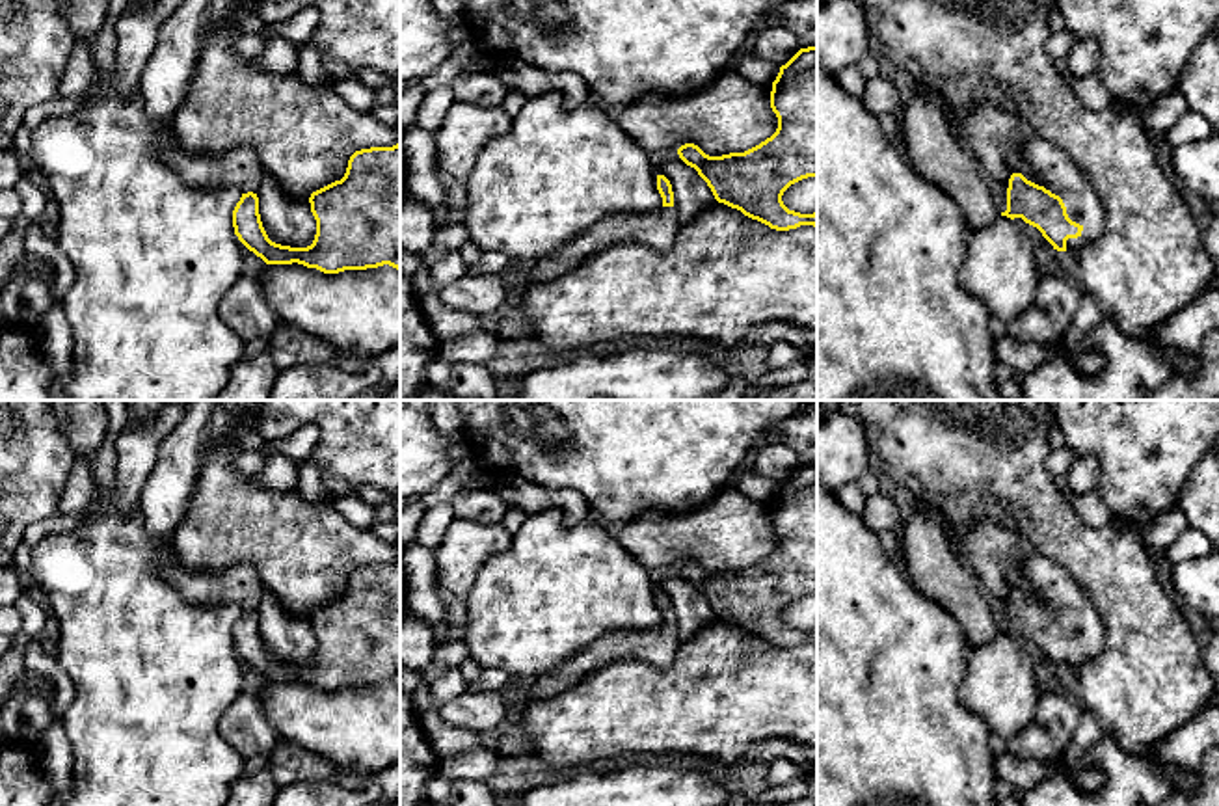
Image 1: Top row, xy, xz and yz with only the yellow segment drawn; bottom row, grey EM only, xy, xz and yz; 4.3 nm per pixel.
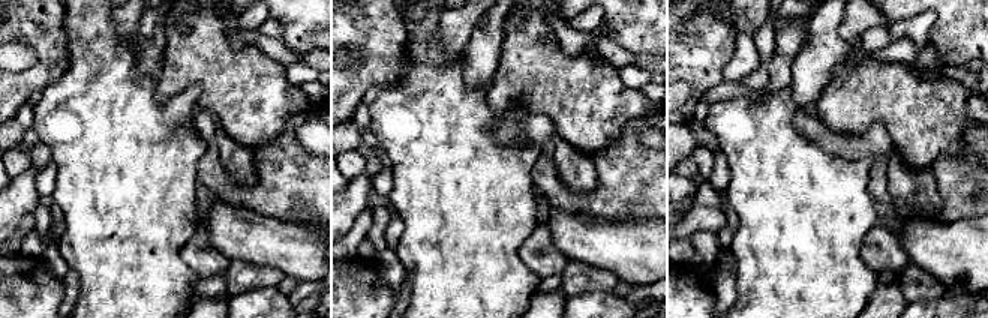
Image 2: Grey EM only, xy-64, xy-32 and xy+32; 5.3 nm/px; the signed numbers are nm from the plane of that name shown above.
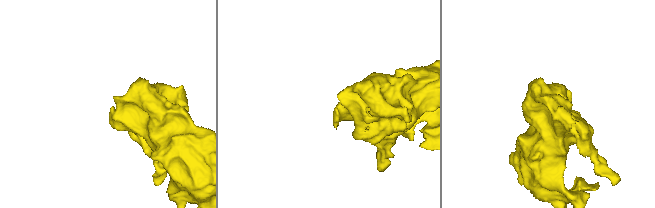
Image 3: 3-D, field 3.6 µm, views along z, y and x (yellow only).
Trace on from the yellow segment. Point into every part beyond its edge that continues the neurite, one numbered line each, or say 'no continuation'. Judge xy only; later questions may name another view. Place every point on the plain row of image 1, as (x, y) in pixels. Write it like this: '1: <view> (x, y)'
1: xy (241, 585)

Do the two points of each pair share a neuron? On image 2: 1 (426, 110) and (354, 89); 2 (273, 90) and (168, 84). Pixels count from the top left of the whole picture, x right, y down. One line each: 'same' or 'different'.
1: different
2: same

